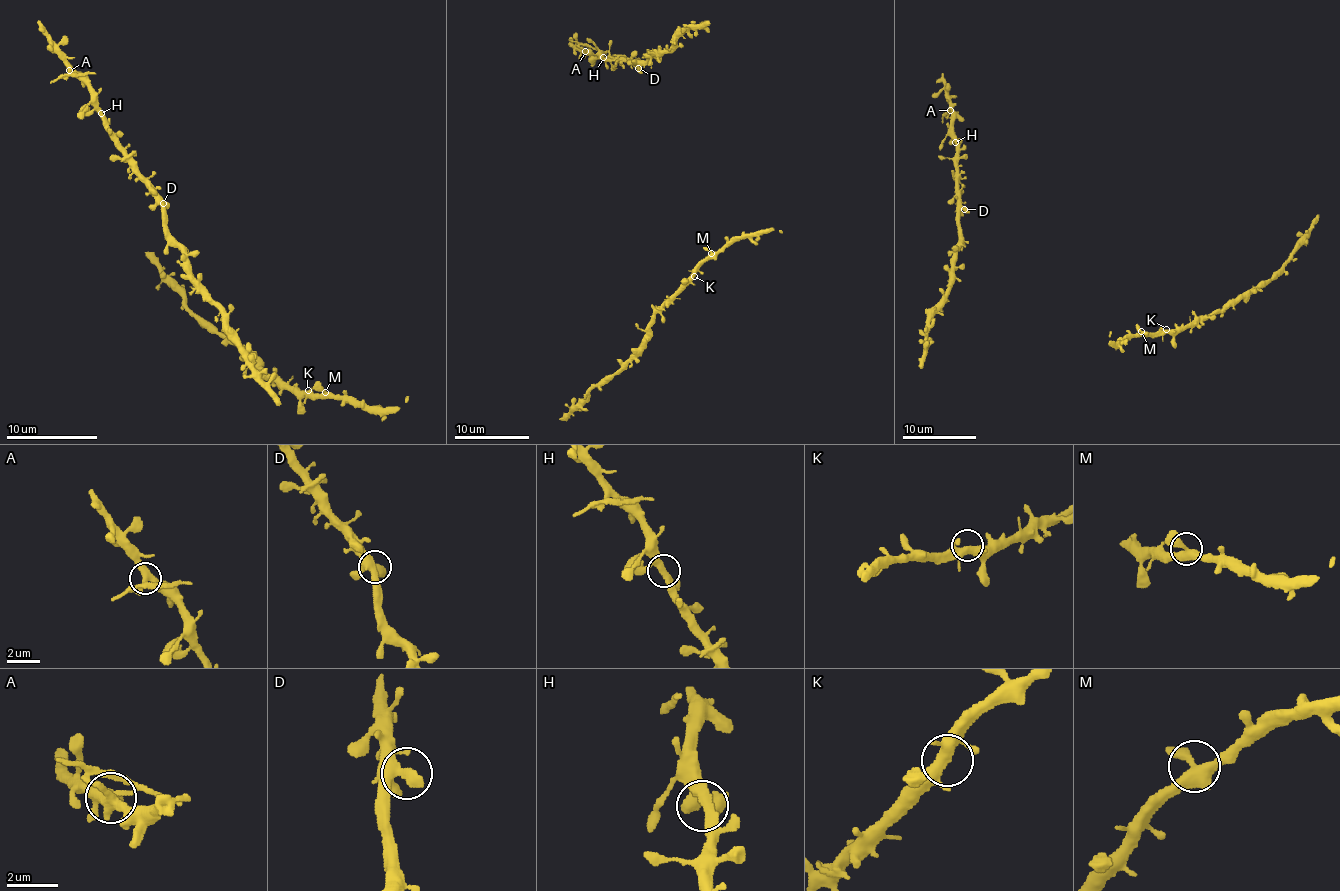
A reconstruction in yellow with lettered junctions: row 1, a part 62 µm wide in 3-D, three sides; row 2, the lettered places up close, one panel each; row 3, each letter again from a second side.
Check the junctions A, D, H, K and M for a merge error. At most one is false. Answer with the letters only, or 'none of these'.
A

